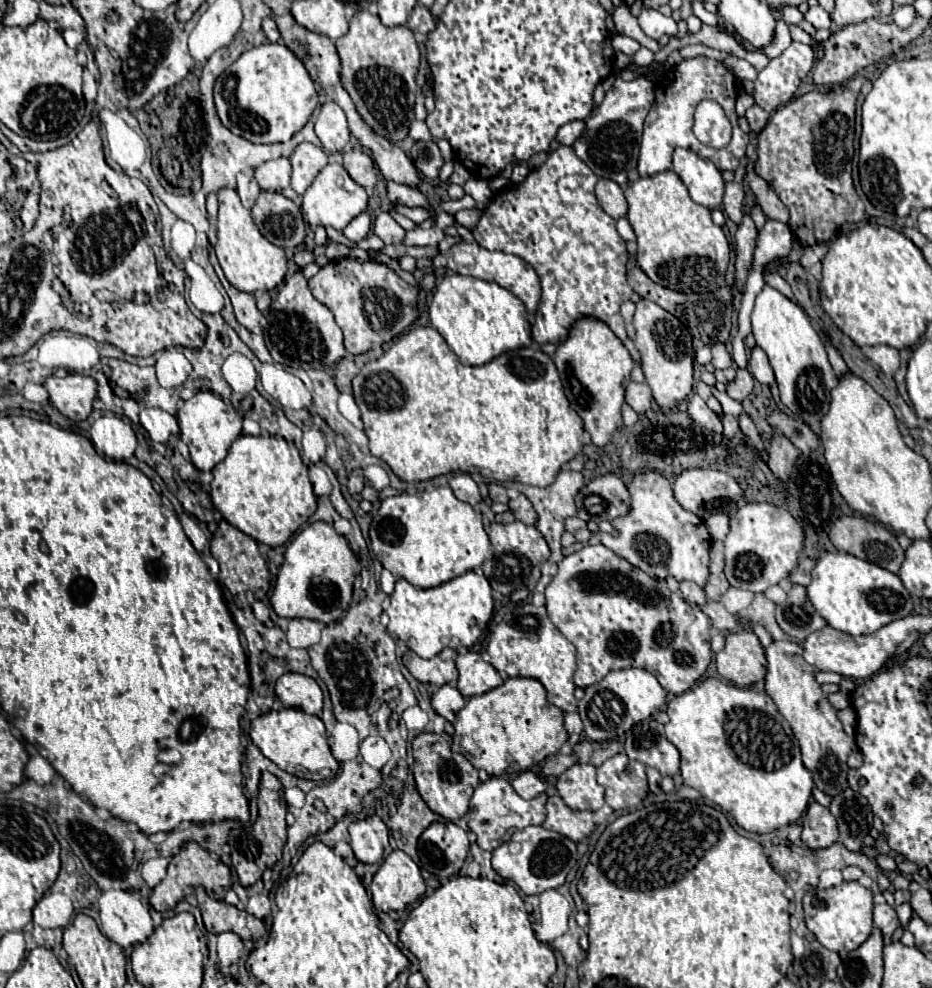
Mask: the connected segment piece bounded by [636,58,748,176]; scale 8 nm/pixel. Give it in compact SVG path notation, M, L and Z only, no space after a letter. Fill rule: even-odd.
M692 58L692 60L682 60L680 64L676 64L660 82L662 86L656 88L656 100L644 120L644 134L642 134L642 142L640 142L640 156L638 156L638 164L640 168L638 174L640 176L654 176L658 172L670 170L672 168L672 152L676 146L688 148L692 152L696 152L698 156L714 162L714 166L718 170L736 170L740 158L746 154L746 146L748 146L748 134L744 134L738 126L738 116L734 112L734 102L738 96L738 82L736 78L716 60L710 58ZM710 98L718 104L722 104L726 116L730 118L732 126L734 126L734 136L732 142L726 148L710 148L698 142L698 138L692 132L692 124L694 124L694 108L698 106L700 100Z

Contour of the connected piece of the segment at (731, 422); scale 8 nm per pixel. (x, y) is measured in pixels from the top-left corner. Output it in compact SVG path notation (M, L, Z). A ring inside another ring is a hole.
M723 415L721 420L723 425L723 436L726 436L726 438L730 440L739 430L738 419L731 415Z

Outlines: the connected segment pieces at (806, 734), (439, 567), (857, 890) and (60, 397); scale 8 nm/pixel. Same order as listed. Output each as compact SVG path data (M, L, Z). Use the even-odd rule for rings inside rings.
M778 642L766 648L768 672L766 672L766 694L778 706L778 712L790 724L800 750L802 762L806 770L810 770L816 788L820 788L828 796L838 796L848 788L848 754L856 748L854 738L846 736L842 730L842 722L836 716L836 710L830 706L826 694L820 690L820 684L814 678L816 668L806 664L802 658L802 648L796 642Z
M440 486L432 492L400 494L386 498L370 524L370 546L386 570L390 570L396 578L408 580L414 588L440 586L456 576L462 576L468 570L482 566L486 560L493 557L489 537L484 532L480 516L476 518L474 508L468 502L458 500L448 486Z
M842 882L828 890L812 890L802 900L808 930L818 942L834 952L856 950L872 932L872 892L858 882Z
M68 372L64 378L50 376L44 386L50 394L50 402L66 418L80 422L90 416L92 402L96 398L96 386L98 386L94 378Z

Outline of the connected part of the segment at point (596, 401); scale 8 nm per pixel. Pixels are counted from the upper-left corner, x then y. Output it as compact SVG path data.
M582 318L570 330L568 340L560 342L554 354L554 364L564 384L564 394L572 410L582 418L584 430L590 434L592 444L598 448L606 446L612 434L618 430L618 422L622 422L624 390L634 368L628 350L604 322Z

